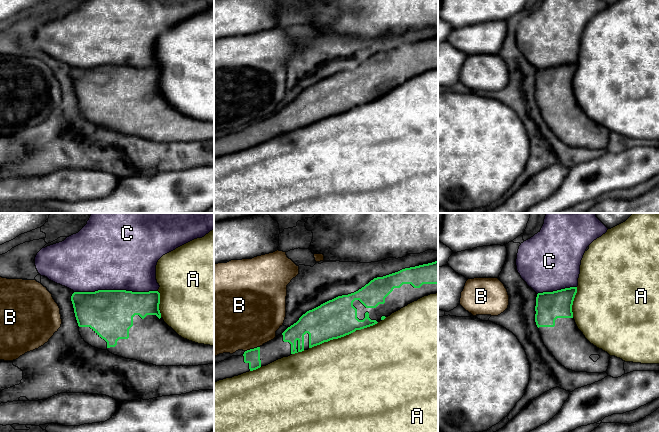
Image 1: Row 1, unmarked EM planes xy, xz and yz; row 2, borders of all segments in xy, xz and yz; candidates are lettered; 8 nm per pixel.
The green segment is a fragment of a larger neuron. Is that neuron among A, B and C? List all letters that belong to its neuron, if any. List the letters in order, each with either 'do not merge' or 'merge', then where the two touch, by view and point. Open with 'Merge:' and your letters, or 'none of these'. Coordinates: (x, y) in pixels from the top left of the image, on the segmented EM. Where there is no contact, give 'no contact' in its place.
Merge: none of these
A: do not merge | xz (343, 336)
B: do not merge | xz (252, 349)
C: do not merge | xy (115, 290)

